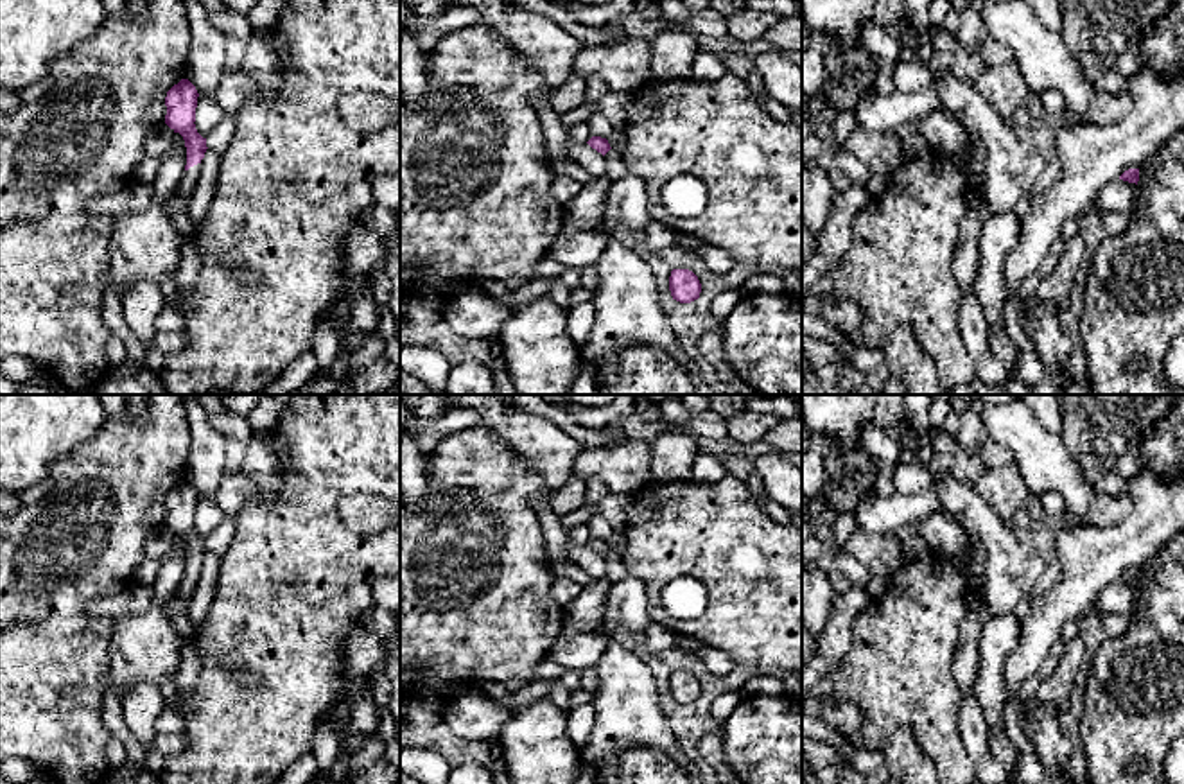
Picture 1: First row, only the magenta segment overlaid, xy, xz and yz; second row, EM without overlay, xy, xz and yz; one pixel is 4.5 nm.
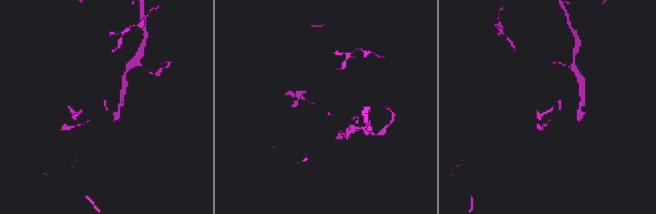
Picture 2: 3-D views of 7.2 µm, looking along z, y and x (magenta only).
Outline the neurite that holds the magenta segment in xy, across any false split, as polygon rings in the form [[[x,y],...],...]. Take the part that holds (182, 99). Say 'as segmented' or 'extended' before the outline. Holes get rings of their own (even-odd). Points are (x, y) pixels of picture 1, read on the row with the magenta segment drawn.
extended; [[[188,79],[174,84],[165,97],[165,124],[179,133],[187,147],[187,165],[181,181],[172,192],[152,201],[138,213],[113,217],[108,271],[113,289],[122,296],[138,283],[161,285],[176,273],[181,260],[179,235],[170,221],[169,205],[188,197],[199,179],[206,138],[196,129],[197,90]]]

